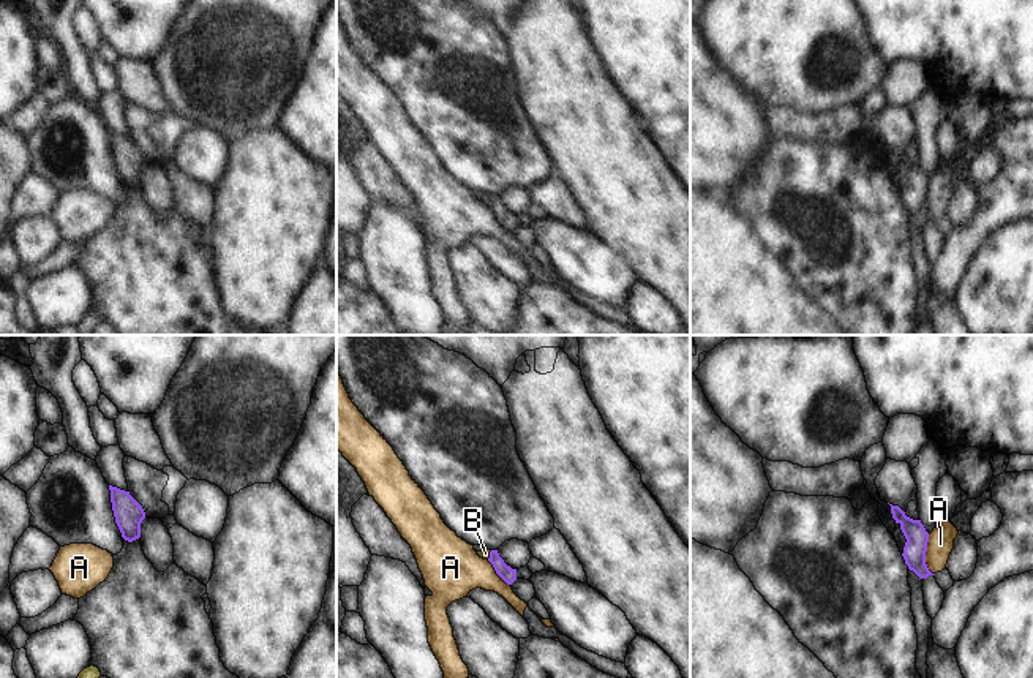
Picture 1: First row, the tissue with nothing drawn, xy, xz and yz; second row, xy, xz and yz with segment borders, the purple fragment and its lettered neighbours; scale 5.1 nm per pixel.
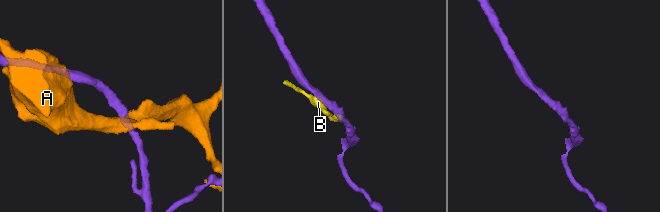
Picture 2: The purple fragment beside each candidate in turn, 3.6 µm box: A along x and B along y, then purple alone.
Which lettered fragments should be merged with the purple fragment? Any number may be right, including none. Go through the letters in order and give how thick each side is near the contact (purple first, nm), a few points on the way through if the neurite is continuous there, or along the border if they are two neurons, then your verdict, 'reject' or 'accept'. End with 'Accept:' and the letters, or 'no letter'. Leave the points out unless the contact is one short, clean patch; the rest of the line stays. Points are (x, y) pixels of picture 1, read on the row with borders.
A: 120/130 nm | reject
B: 80/50 nm | along xz (492, 550), (487, 558) | reject
Accept: no letter

